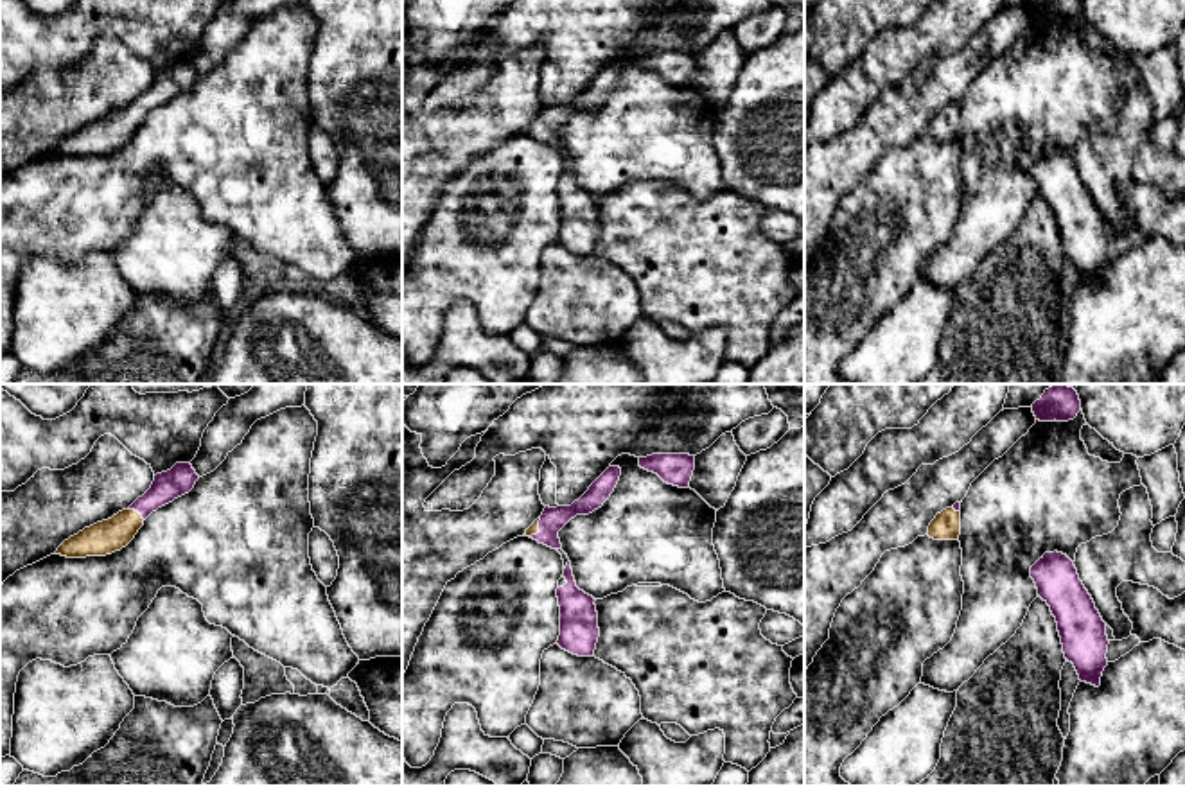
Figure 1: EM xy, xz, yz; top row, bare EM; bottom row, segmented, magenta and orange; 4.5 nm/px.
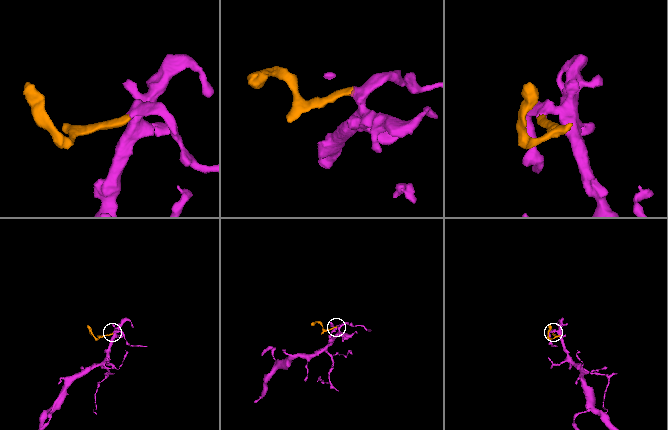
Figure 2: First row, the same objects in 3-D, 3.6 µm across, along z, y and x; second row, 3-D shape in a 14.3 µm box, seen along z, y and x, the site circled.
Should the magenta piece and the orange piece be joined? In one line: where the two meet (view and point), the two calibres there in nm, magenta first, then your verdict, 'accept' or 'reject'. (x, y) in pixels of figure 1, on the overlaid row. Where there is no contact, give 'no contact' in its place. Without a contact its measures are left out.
xy (137, 510) | 140/150 nm | accept

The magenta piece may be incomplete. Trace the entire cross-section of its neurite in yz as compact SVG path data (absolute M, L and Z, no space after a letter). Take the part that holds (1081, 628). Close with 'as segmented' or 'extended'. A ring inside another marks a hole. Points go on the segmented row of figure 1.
M1058 551L1045 553L1031 567L1031 578L1056 617L1065 659L1074 664L1081 682L1099 687L1108 666L1110 641L1106 623L1079 580L1074 562Z | as segmented

